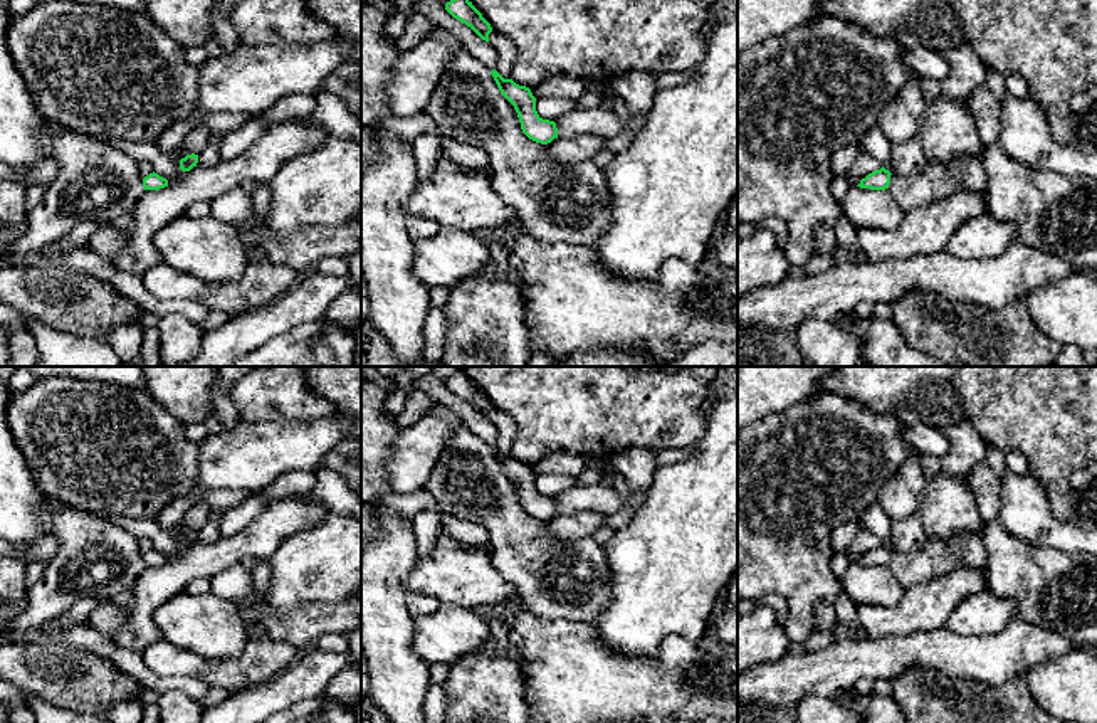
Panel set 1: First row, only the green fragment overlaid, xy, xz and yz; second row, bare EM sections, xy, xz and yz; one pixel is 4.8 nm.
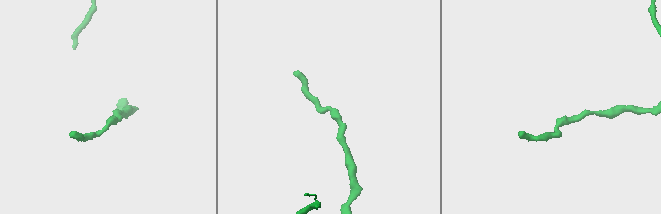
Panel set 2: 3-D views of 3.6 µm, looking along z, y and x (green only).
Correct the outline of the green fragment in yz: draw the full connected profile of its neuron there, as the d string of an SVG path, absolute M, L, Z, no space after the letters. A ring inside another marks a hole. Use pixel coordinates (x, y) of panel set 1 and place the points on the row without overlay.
M882 543L880 546L875 546L869 550L865 555L862 555L857 563L870 567L885 567L889 565L890 551L892 550Z

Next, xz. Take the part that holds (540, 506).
M496 446L491 447L501 471L514 483L522 509L541 521L558 515L554 498L543 496L536 488L536 474L526 462L516 461L512 456L504 456Z

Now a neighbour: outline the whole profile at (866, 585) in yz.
M850 563L842 580L847 595L858 605L892 607L900 602L905 588L890 568Z

